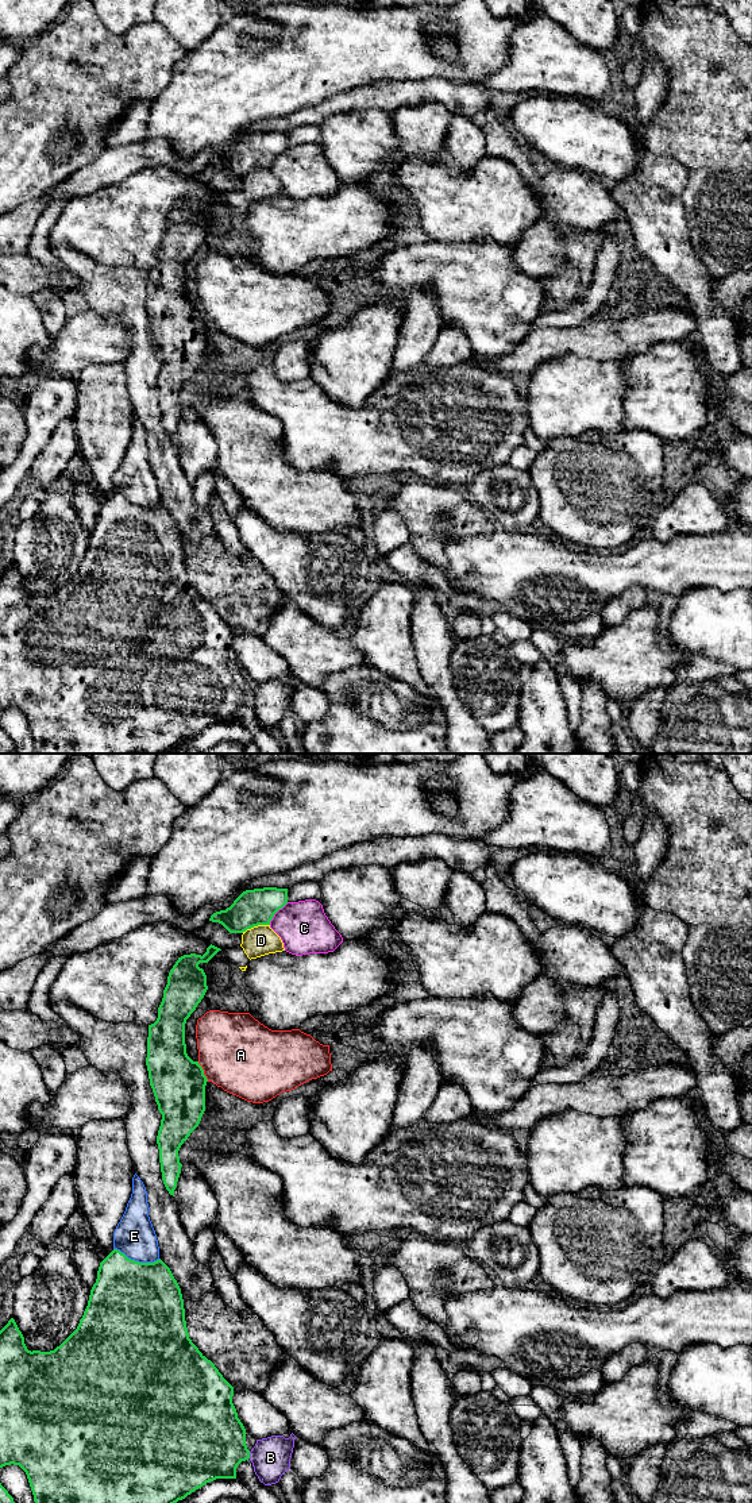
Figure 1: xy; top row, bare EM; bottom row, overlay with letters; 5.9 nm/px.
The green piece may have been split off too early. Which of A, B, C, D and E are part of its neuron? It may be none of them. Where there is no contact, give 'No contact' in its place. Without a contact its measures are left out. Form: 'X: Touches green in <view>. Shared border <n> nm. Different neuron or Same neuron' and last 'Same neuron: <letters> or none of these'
A: Touches green in xy. Shared border 140 nm. Different neuron
B: Touches green in xy. Shared border 40 nm. Different neuron
C: Touches green in xy. Shared border 180 nm. Different neuron
D: Touches green in xy. Shared border 180 nm. Different neuron
E: Touches green in xy. Shared border 280 nm. Different neuron
Same neuron: none of these

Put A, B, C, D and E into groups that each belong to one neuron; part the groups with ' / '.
A / B / C / D / E

